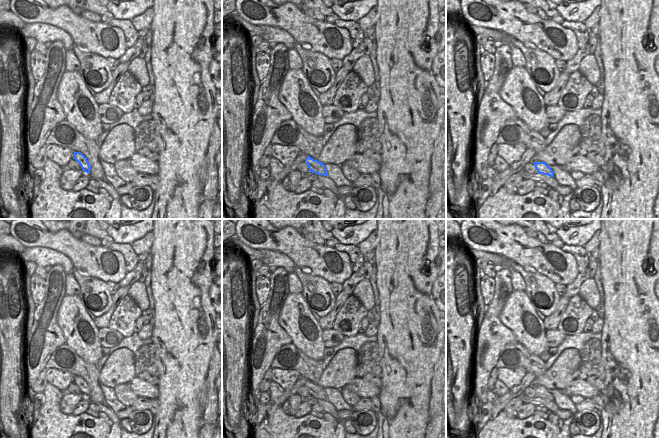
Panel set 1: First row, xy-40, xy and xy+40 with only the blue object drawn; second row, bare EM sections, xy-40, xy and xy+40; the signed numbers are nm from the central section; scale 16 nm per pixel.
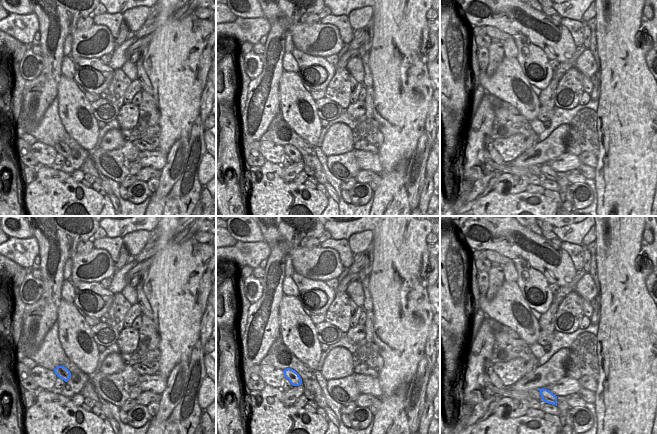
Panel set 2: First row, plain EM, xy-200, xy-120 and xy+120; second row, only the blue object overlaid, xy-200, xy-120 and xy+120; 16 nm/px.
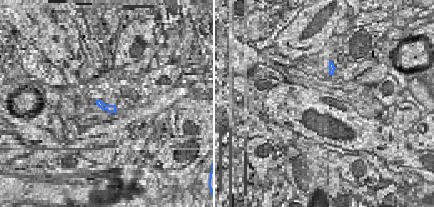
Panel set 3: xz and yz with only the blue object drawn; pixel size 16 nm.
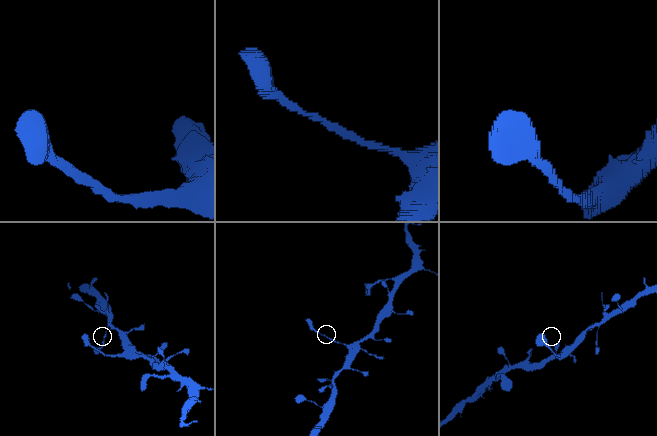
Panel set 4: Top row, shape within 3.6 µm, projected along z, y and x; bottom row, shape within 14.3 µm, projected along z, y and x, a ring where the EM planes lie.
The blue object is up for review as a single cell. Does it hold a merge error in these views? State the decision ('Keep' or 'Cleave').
Keep

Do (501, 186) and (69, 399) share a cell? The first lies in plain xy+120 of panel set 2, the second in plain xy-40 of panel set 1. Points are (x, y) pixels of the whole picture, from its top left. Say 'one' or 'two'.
one

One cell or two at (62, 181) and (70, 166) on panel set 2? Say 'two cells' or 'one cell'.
two cells

